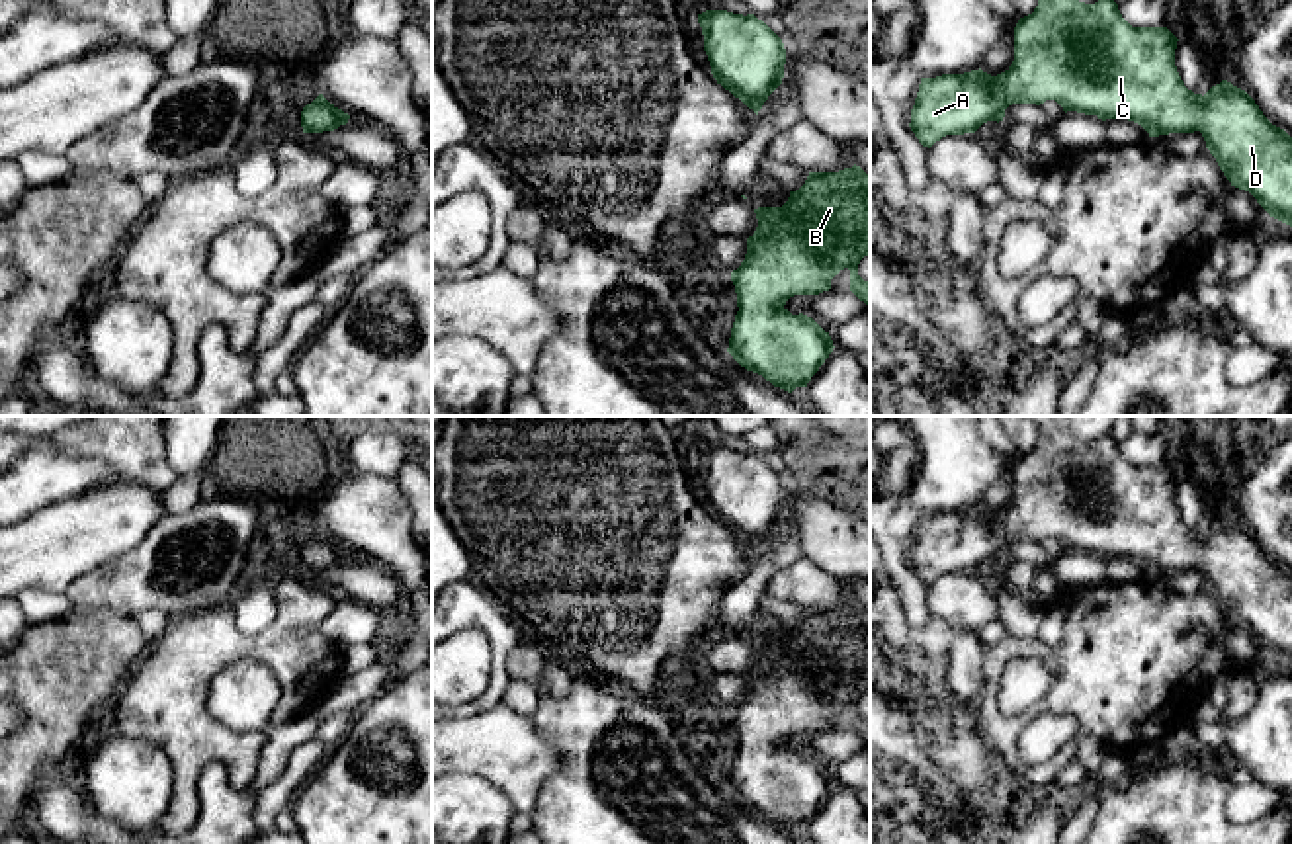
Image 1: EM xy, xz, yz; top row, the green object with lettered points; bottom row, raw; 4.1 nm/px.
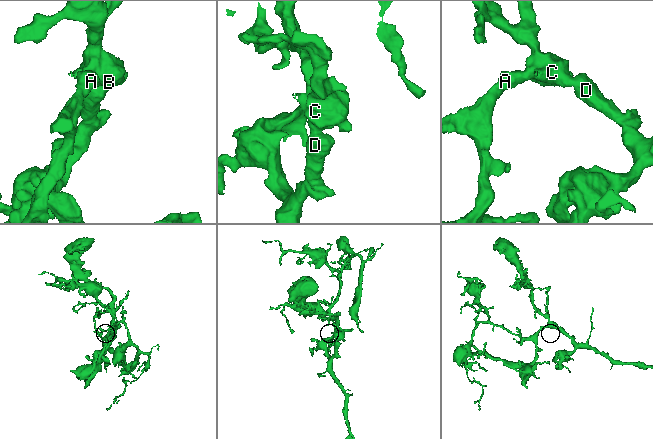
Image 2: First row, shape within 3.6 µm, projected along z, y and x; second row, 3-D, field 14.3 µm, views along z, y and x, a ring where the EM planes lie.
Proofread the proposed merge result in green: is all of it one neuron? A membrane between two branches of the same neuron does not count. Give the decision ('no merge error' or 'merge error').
no merge error

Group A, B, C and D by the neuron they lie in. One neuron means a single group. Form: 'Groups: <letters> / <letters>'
Groups: A B C D

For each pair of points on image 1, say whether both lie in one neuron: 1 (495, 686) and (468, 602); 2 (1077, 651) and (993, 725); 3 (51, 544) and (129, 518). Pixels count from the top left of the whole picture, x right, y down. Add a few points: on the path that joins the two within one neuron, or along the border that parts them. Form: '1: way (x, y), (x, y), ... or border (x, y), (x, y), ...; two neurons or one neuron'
1: way (499, 665), (499, 633), (489, 624); one neuron
2: way (1074, 676), (1044, 706), (1019, 721); one neuron
3: way (71, 538), (110, 520); one neuron

